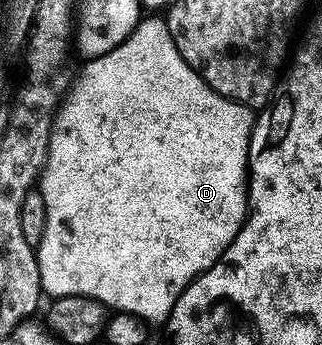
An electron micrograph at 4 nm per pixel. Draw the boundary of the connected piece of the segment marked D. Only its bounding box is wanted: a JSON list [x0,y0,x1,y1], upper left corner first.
[36,17,256,325]

